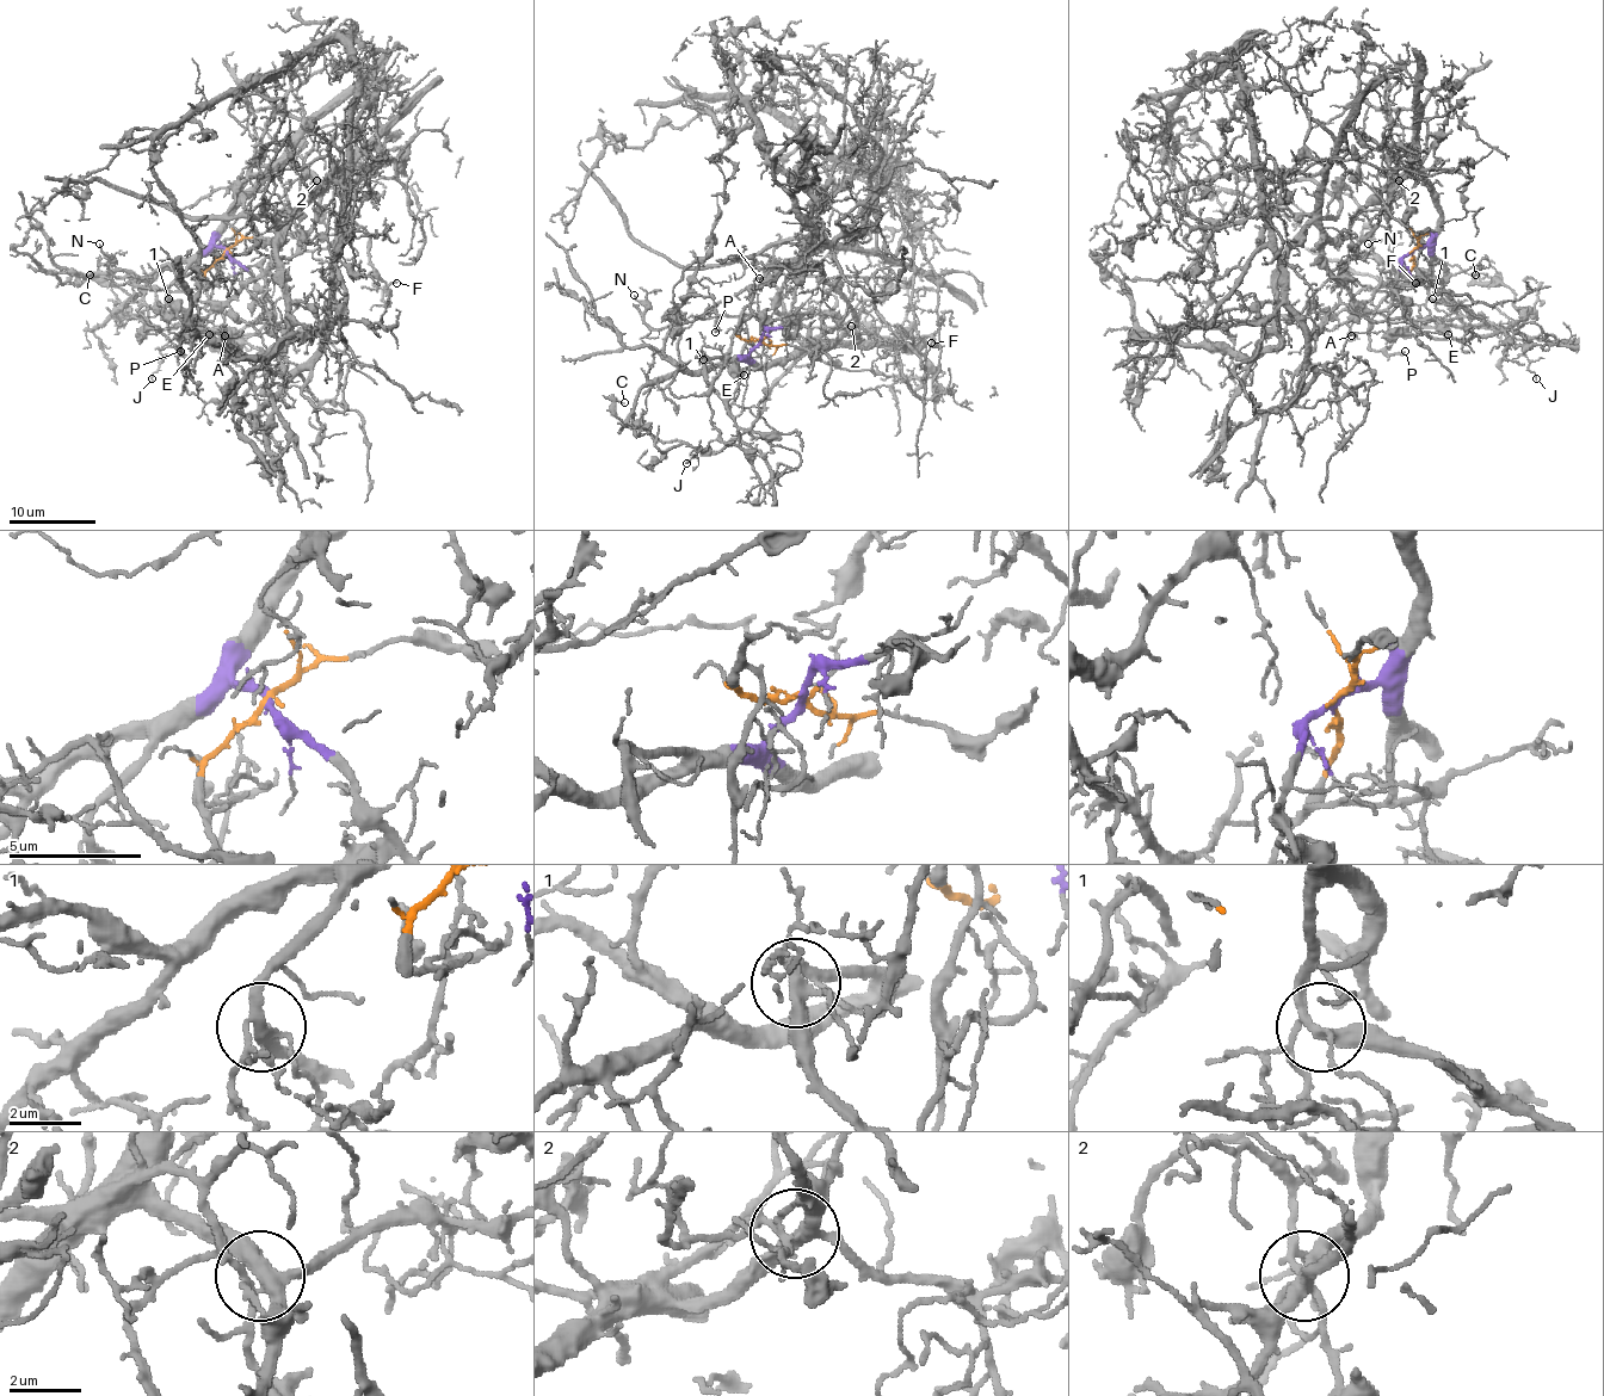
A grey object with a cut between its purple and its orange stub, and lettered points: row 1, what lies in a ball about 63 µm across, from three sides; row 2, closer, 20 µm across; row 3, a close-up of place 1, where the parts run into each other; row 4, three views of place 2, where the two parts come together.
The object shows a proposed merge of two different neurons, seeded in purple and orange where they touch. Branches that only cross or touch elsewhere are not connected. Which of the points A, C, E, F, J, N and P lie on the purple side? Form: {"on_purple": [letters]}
{"on_purple": ["C", "F", "P"]}

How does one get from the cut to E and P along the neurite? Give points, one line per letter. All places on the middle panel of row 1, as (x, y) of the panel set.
E: (760, 339), (740, 337), (740, 326), (751, 315), (747, 307), (732, 339), (727, 363), (745, 374)
P: (760, 339), (748, 352), (692, 371), (664, 352), (664, 337), (688, 295), (708, 295), (714, 302), (714, 333)

